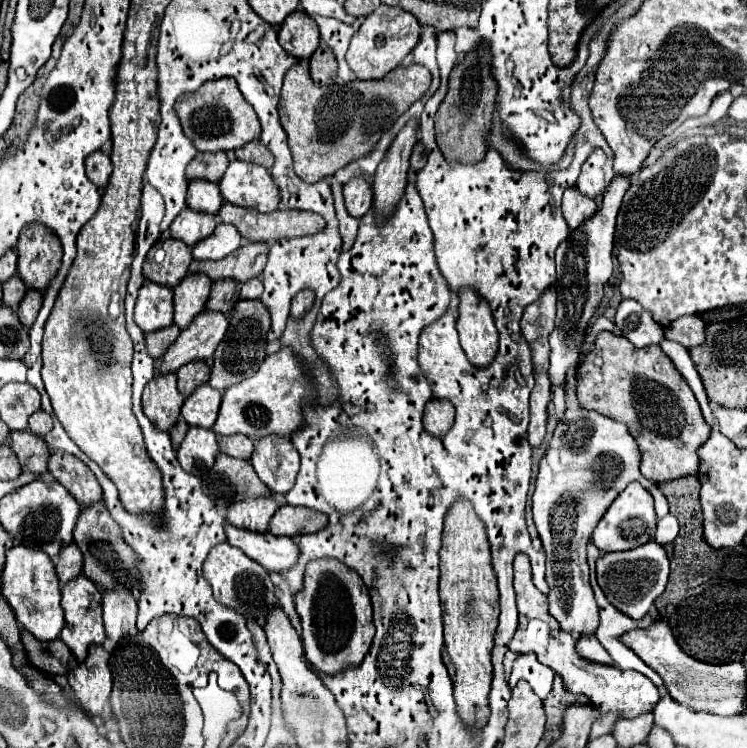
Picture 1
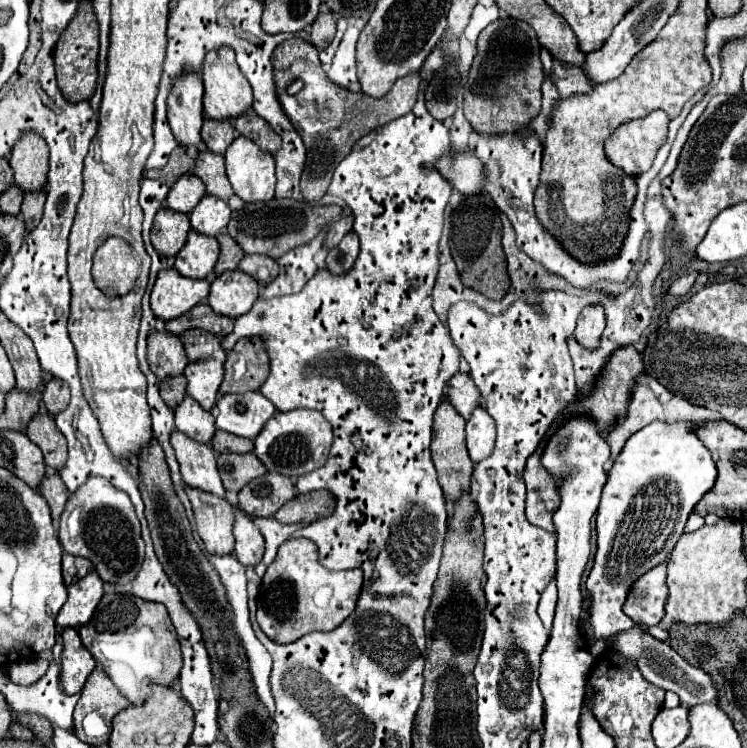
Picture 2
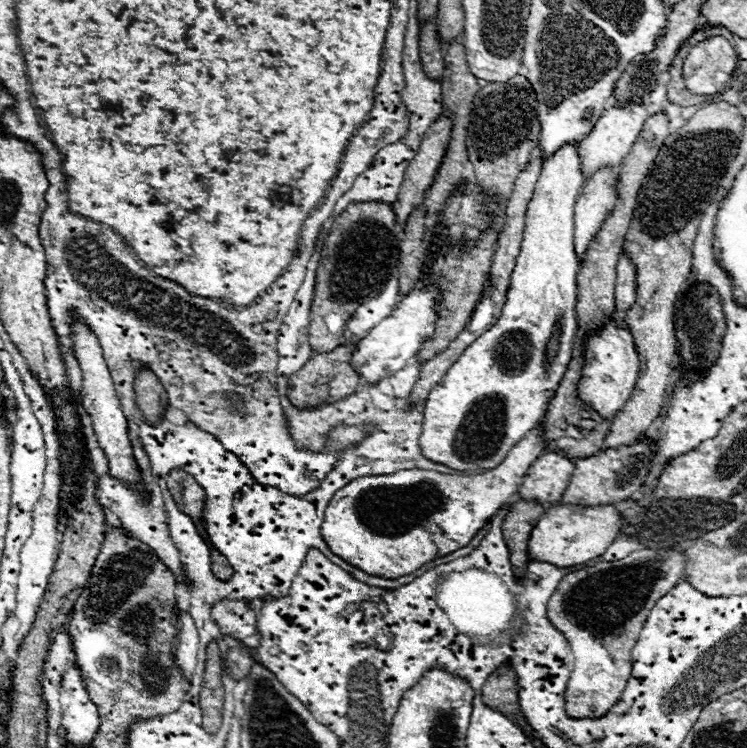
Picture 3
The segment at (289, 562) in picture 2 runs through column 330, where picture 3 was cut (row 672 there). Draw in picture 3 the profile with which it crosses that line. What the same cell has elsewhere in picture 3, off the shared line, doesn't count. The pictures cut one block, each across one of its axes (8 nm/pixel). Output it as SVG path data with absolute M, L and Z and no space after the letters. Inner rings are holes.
M646 546L624 560L600 562L566 574L548 602L548 620L564 632L574 652L574 668L566 686L570 718L600 718L624 692L632 672L632 648L650 608L684 578L686 556L674 548Z

